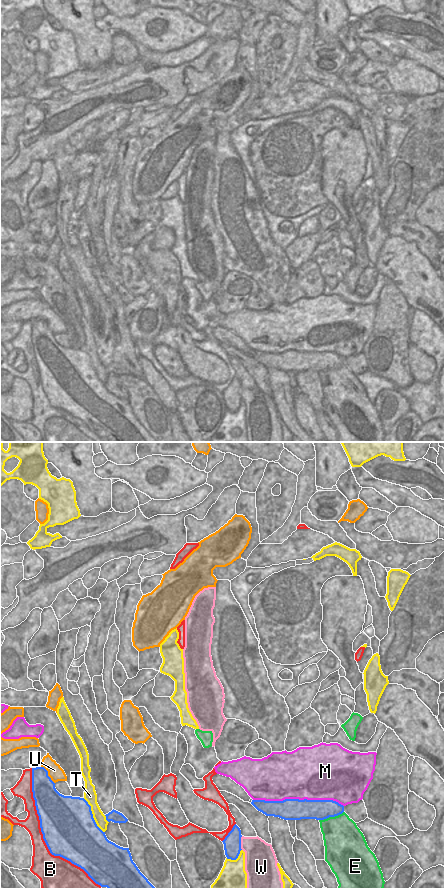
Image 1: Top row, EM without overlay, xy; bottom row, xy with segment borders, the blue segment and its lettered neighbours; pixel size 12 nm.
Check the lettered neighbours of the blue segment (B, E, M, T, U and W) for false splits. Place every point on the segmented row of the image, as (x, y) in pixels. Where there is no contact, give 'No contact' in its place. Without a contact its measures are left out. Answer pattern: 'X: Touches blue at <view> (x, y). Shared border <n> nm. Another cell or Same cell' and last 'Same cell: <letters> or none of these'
B: Touches blue at xy (43, 836). Shared border 1650 nm. Another cell
E: Touches blue at xy (331, 816). Shared border 320 nm. Another cell
M: Touches blue at xy (298, 799). Shared border 1100 nm. Another cell
T: Touches blue at xy (92, 815). Shared border 500 nm. Another cell
U: Touches blue at xy (47, 774). Shared border 280 nm. Another cell
W: Touches blue at xy (240, 843). Shared border 170 nm. Another cell
Same cell: none of these

